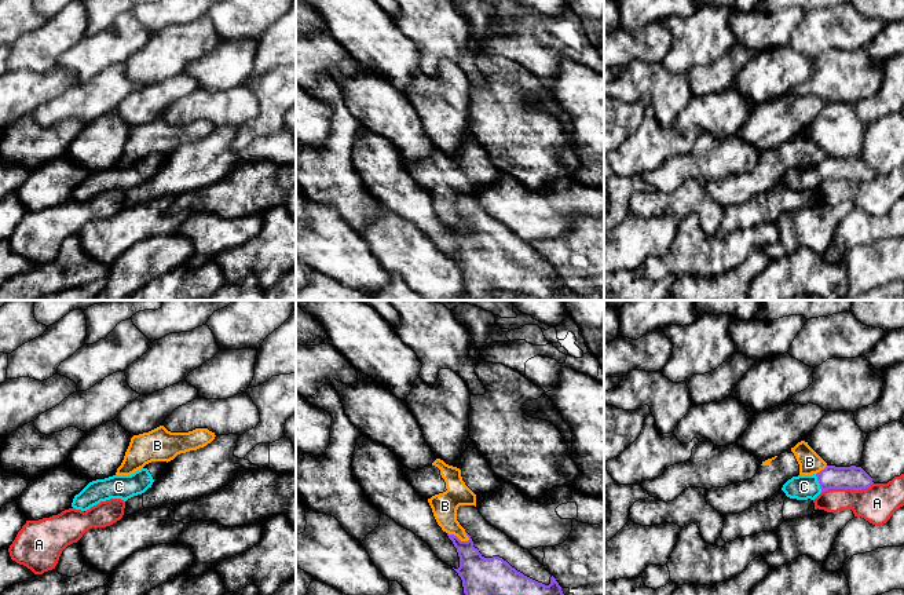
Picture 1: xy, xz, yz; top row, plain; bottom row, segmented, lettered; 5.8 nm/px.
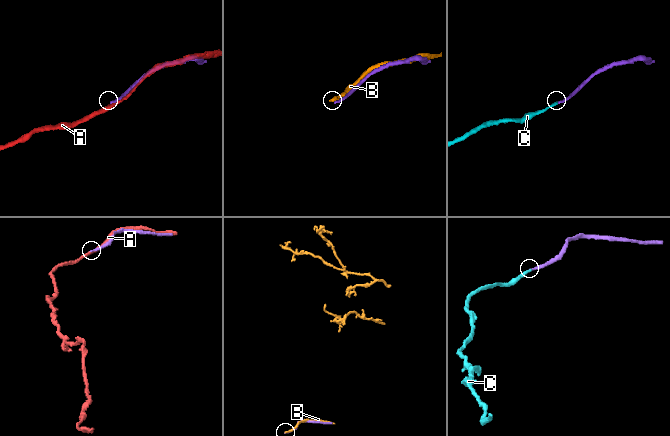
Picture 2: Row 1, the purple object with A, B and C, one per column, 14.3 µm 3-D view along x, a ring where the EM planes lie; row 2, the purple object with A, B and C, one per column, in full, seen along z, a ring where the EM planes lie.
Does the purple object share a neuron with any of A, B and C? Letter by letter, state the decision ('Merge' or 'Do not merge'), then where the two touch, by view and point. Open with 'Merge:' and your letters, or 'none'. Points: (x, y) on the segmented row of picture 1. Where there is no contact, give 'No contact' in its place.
Merge: C
A: Do not merge. Touches purple at yz (846, 488)
B: Do not merge. Touches purple at xz (457, 537)
C: Merge. Touches purple at yz (819, 482)

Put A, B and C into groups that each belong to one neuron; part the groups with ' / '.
A / B / C

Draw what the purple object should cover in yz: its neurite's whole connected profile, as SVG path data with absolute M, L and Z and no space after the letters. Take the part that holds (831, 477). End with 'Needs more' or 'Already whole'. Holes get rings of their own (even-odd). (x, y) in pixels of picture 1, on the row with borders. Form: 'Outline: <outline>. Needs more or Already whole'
Outline: M827 466L816 475L793 477L783 485L782 490L790 499L815 500L821 492L828 489L861 490L872 483L872 478L861 467Z. Needs more

